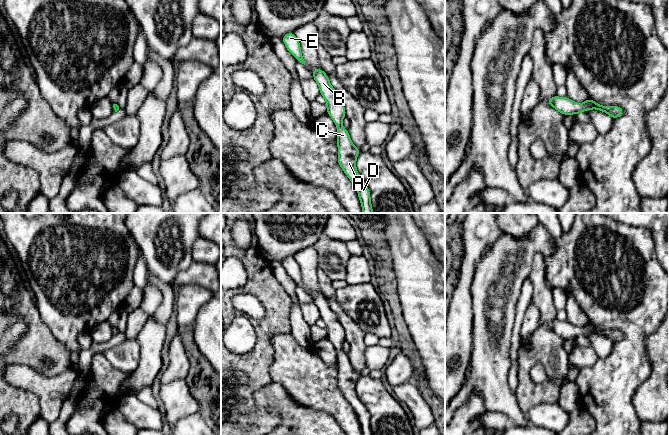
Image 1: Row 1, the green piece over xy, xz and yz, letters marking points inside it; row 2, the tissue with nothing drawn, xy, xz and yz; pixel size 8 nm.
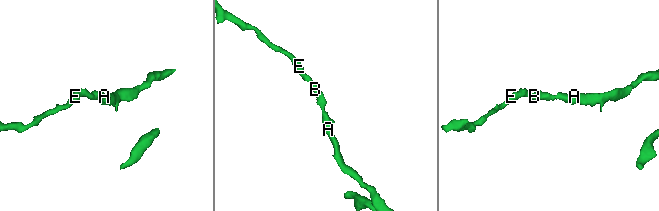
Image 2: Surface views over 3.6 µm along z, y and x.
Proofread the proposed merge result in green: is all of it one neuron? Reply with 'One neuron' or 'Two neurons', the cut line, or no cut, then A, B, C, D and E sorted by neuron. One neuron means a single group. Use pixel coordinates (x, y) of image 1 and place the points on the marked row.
One neuron. No split. Groups: A B C D E

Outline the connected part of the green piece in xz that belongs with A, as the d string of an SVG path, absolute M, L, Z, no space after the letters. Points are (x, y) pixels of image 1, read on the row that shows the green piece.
M313 69L313 78L320 88L321 95L326 100L327 113L337 126L338 164L358 192L362 213L373 213L370 191L356 170L356 158L361 151L353 145L348 130L341 125L346 116L345 107L323 70Z

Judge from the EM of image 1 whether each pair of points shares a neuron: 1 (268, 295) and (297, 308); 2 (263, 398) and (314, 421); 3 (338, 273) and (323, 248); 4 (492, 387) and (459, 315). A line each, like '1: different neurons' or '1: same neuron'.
1: different neurons
2: same neuron
3: same neuron
4: different neurons

